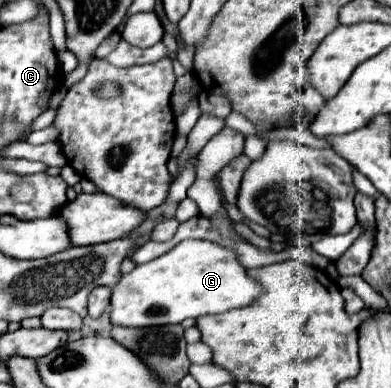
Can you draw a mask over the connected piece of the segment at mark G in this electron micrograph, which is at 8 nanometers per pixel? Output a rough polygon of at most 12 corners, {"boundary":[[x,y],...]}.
{"boundary":[[187,239],[119,279],[111,323],[155,327],[251,305],[233,249]]}

